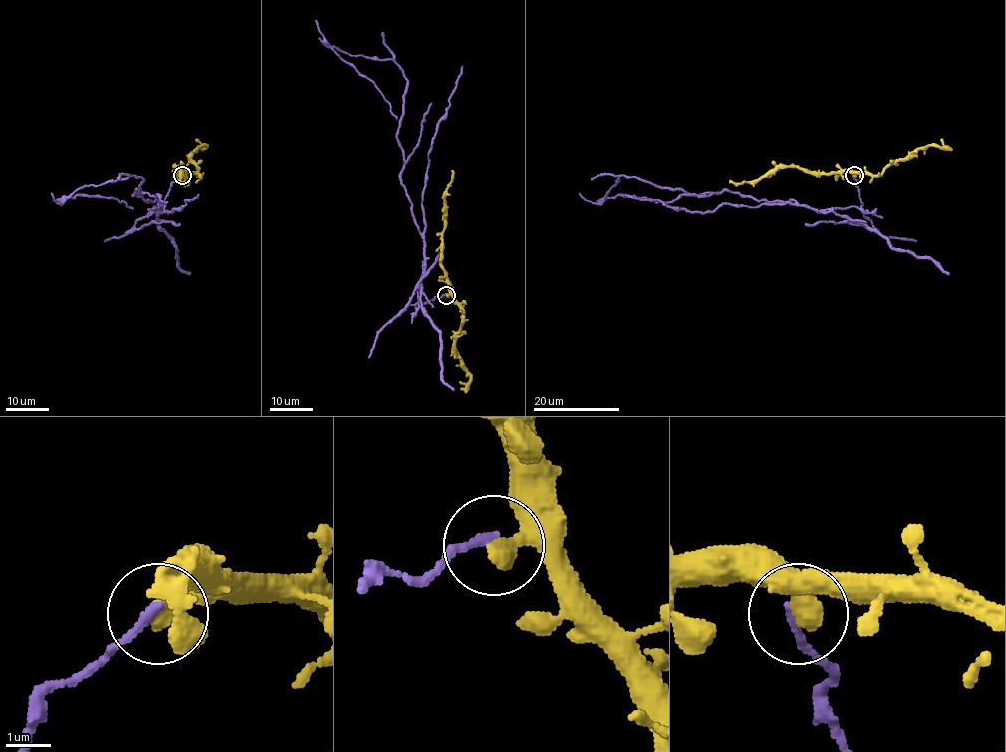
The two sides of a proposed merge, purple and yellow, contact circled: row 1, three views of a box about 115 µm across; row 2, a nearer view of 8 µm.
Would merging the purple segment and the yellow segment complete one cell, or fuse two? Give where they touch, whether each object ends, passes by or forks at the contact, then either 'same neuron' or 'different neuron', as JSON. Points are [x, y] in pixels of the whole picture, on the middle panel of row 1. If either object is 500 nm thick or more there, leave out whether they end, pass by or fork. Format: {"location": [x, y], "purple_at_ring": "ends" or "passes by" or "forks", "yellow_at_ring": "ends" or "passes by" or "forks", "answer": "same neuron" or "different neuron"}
{"location": [446, 295], "purple_at_ring": "ends", "yellow_at_ring": "ends", "answer": "different neuron"}

